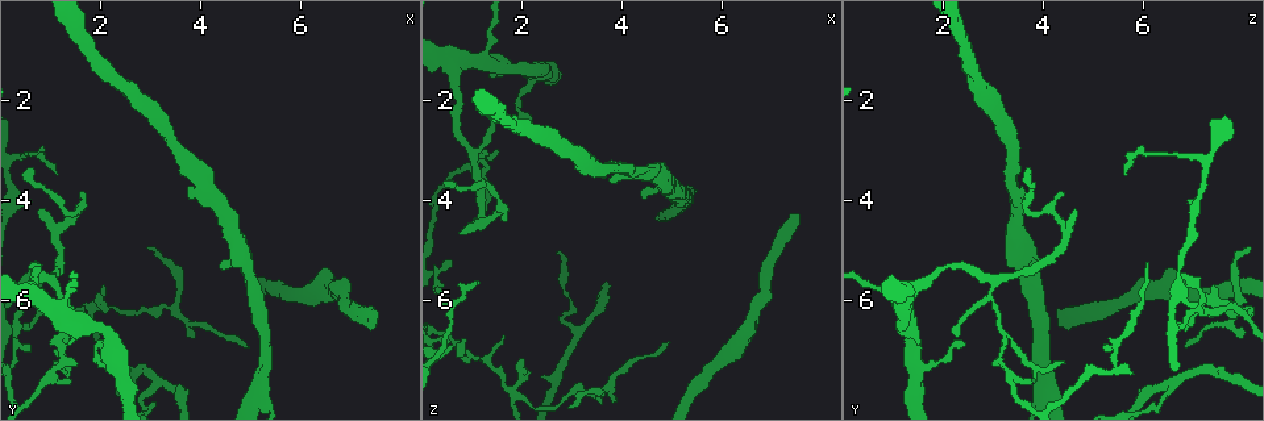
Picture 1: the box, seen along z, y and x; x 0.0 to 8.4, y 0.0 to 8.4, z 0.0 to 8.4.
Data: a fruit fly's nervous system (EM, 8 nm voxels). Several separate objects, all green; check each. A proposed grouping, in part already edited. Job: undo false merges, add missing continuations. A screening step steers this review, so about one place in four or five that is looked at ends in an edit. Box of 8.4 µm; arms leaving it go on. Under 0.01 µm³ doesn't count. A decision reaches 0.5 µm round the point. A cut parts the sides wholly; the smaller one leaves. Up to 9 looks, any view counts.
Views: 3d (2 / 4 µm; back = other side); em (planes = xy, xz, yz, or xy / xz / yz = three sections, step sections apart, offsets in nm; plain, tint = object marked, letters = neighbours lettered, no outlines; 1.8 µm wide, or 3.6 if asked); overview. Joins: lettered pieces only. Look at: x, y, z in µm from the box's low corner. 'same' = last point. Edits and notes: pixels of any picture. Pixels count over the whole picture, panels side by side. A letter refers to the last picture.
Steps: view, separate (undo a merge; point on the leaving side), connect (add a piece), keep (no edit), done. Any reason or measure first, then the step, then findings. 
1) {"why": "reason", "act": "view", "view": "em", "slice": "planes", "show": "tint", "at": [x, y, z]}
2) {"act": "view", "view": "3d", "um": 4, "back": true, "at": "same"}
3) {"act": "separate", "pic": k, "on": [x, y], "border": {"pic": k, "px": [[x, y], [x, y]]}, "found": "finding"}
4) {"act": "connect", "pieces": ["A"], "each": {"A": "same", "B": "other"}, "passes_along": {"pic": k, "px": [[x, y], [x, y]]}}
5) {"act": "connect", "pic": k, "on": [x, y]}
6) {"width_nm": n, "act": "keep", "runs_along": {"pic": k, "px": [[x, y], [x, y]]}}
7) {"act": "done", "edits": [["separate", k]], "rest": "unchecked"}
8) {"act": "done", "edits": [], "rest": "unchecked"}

{"why": "arms part here", "act": "view", "view": "3d", "um": 2, "at": [0.60, 5.80, 1.30]}

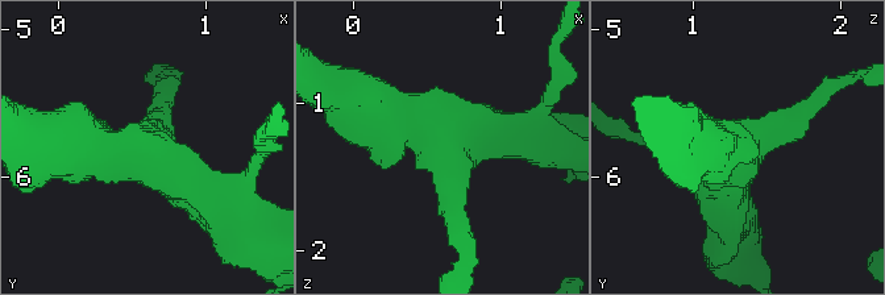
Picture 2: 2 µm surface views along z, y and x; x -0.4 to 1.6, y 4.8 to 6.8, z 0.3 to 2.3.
{"arms": 3, "act": "view", "view": "em", "um": 3.6, "slice": "xy", "step": 16, "show": "plain", "at": [0.58, 5.84, 1.28]}

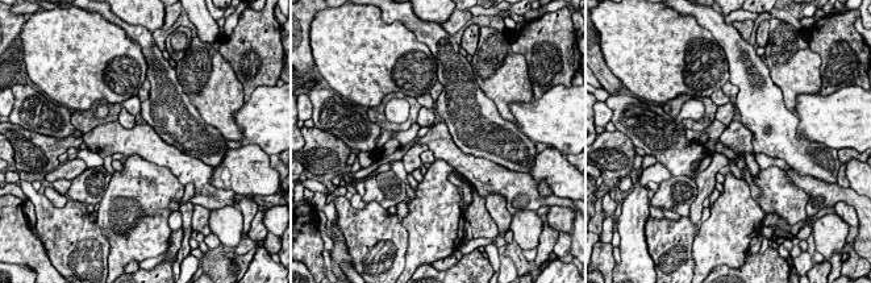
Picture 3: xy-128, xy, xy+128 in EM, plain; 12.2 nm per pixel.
{"why": "see the neighbours", "act": "view", "view": "em", "um": 3.6, "slice": "xy", "step": 16, "show": "letters", "at": "same"}

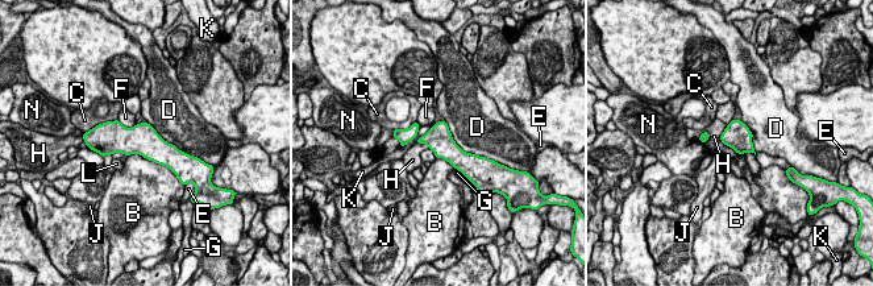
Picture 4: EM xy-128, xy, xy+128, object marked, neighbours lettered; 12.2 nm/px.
{"width_nm": 320, "act": "keep", "each": {"B": "other", "C": "other", "D": "other", "E": "other", "F": "other", "G": "other", "H": "other", "J": "other", "K": "other", "L": "other", "N": "other"}, "runs_along": {"pic": 4, "px": [[402, 132], [472, 157]]}, "found": "one cell here"}

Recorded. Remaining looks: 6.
{"why": "free end", "act": "view", "view": "em", "slice": "xz", "step": 8, "show": "tint", "at": [4.45, 5.40, 3.95]}

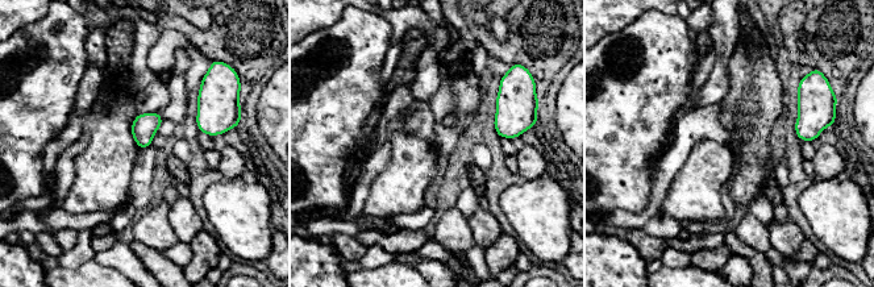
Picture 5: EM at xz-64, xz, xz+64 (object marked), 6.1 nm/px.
{"act": "view", "view": "em", "slice": "planes", "show": "letters", "at": "same"}

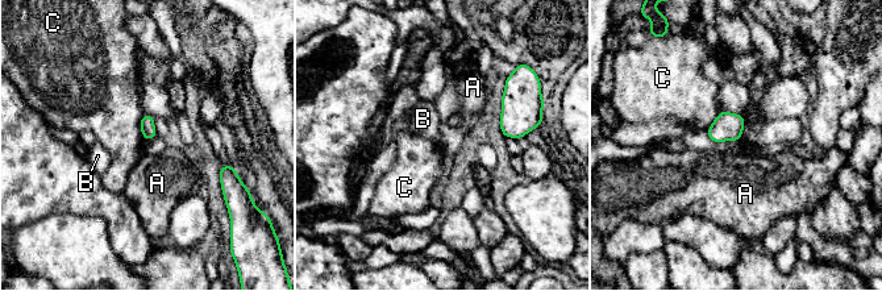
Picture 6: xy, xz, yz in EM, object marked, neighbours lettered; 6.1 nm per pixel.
{"act": "keep", "each": {"A": "other", "B": "other", "C": "other"}, "border": {"pic": 6, "px": [[142, 113], [140, 132], [145, 141]]}, "found": "none of them fits"}

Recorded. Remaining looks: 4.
{"why": "branch stops here", "act": "view", "view": "em", "slice": "planes", "show": "letters", "at": [7.55, 6.50, 4.30]}

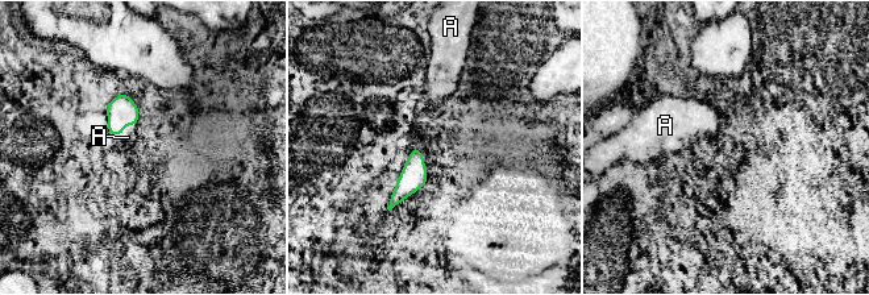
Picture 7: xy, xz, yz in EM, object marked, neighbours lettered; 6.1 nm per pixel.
{"longest_contact_nm": ["A", 180], "act": "connect", "pieces": ["A"], "each": {"A": "same"}, "found": "the cell continues"}

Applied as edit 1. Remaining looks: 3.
{"why": "arms part here", "act": "view", "view": "3d", "um": 2, "at": [1.20, 6.85, 3.25]}

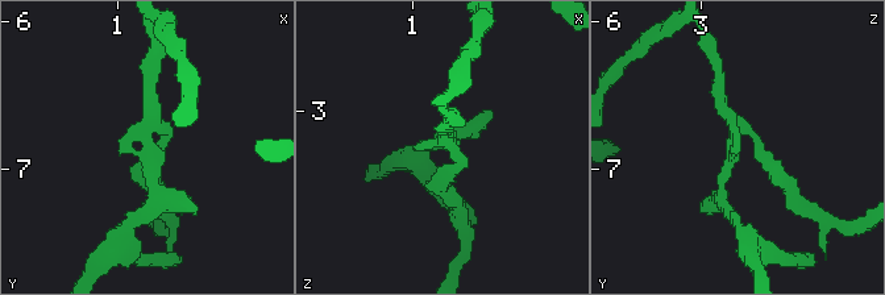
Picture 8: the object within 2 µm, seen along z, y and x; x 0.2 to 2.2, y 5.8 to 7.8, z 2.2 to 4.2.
{"act": "view", "view": "em", "slice": "xy", "step": 16, "show": "letters", "at": [1.22, 6.90, 3.22]}

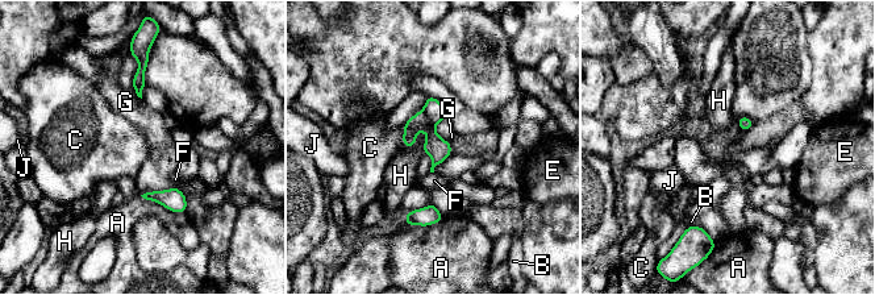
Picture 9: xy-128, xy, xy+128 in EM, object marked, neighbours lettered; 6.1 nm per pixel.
{"act": "separate", "pic": 9, "on": [438, 149], "each": {"A": "other", "B": "other", "C": "other", "E": "other", "F": "other", "G": "other", "H": "other", "J": "other"}, "border": {"pic": 9, "px": [[423, 109], [433, 127]]}, "found": "a second cell is stuck on"}

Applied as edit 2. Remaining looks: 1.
{"act": "done", "edits": [["connect", 7], ["separate", 9]], "rest": "unchecked"}

